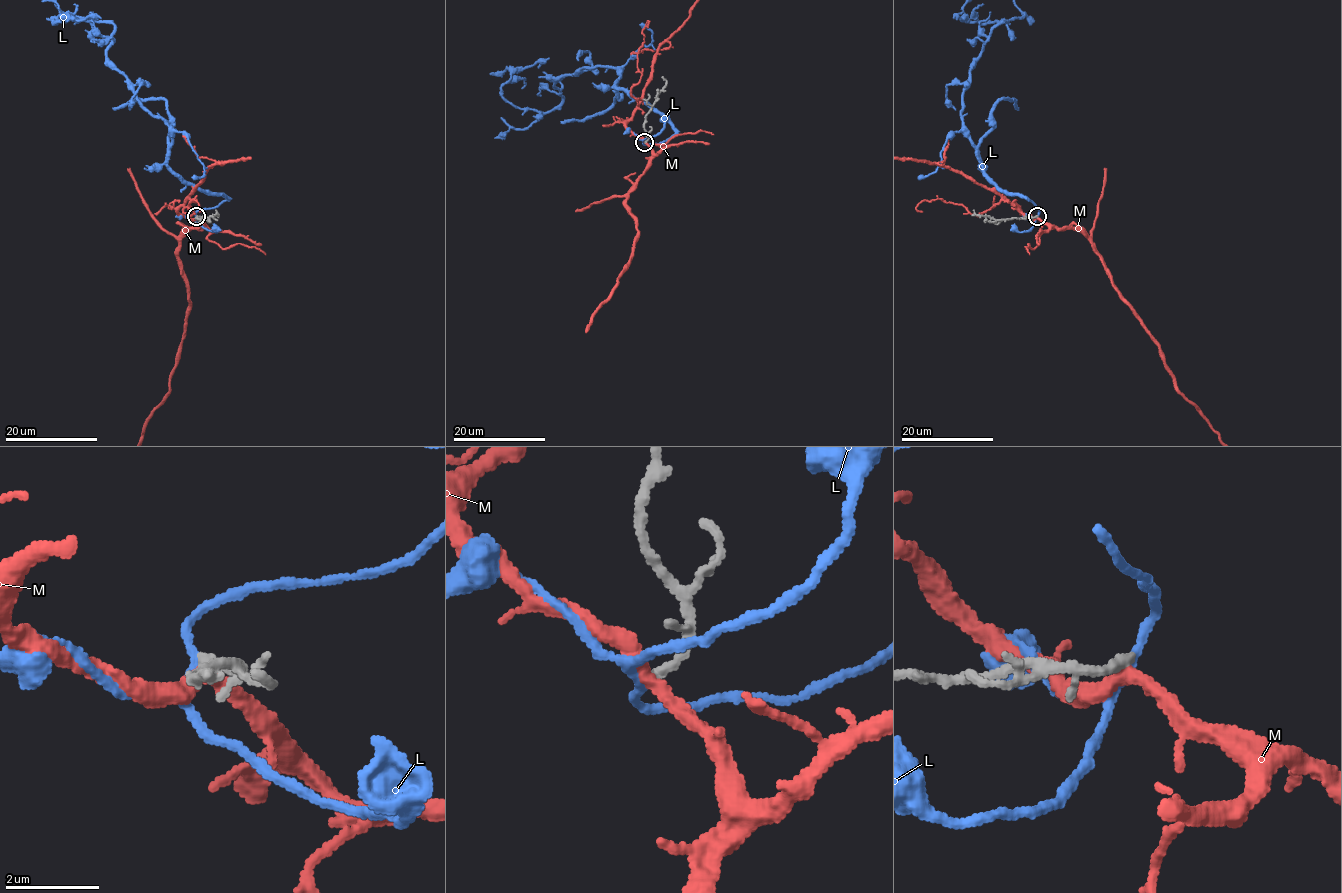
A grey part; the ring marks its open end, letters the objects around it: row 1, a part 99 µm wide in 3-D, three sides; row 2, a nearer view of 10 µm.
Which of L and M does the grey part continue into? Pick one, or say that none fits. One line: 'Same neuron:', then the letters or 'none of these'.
Same neuron: none of these

